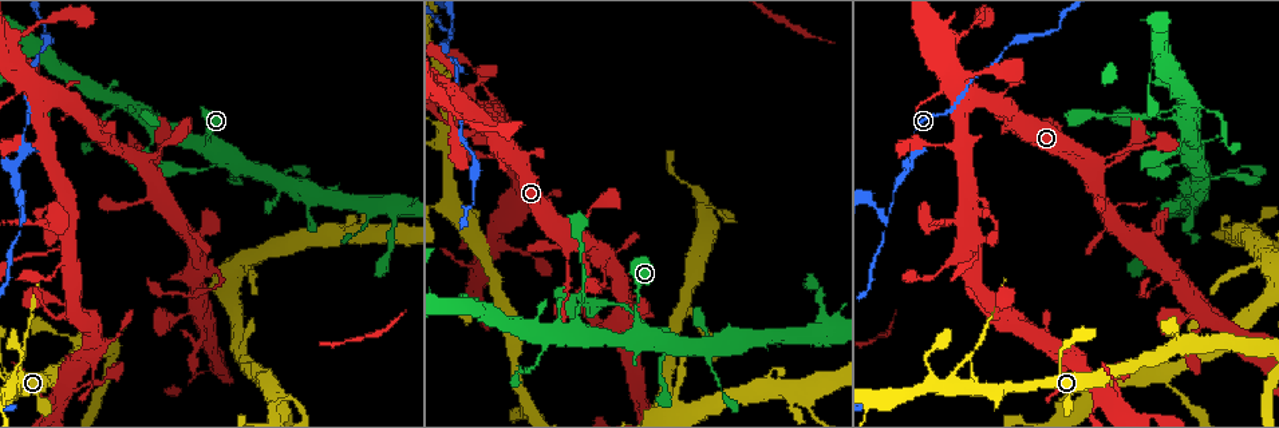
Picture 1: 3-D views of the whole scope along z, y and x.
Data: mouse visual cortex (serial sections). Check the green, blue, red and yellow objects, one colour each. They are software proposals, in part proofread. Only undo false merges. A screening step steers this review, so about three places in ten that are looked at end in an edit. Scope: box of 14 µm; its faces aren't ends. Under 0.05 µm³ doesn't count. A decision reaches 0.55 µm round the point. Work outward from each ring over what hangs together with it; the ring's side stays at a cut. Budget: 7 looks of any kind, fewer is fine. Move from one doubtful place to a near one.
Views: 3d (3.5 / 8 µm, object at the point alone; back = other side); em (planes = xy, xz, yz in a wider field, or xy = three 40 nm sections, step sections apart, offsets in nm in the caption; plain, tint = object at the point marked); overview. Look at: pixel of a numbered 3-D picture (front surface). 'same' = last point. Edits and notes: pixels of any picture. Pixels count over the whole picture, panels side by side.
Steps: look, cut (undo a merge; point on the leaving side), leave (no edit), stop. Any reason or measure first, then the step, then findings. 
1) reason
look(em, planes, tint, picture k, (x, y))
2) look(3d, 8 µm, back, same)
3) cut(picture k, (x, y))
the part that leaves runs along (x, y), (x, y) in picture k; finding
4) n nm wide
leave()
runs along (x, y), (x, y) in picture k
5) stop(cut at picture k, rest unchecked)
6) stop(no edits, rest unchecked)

four or more arms meet
look(3d, 3.5 µm, picture 1, (66, 205))

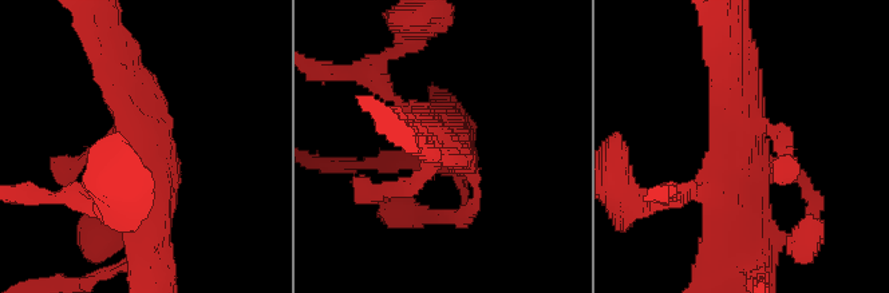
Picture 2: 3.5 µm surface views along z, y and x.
now the EM
look(em, xy, step 5, tint, picture 2, (743, 151))

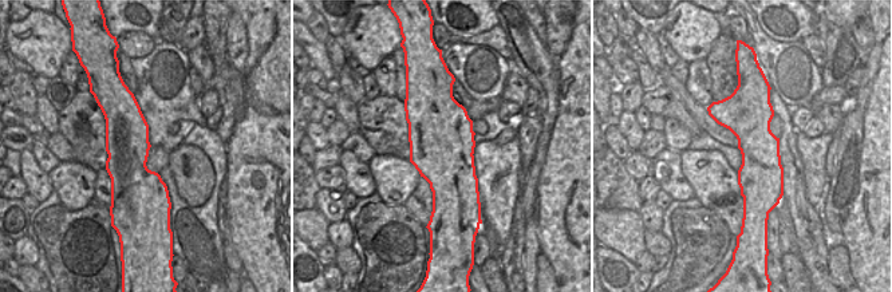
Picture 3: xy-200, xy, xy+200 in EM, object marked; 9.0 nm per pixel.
leave()
all the same cell

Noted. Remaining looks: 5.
look(3d, 3.5 µm, picture 1, (885, 222))

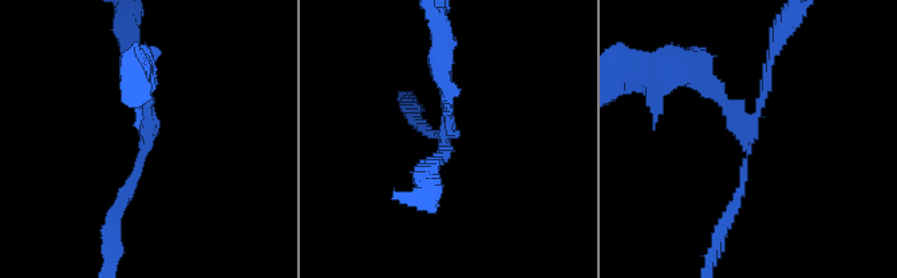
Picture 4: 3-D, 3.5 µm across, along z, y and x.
3 arms; arms of 150, 150, 200 nm
look(em, xy, step 5, tint, picture 4, (142, 129))

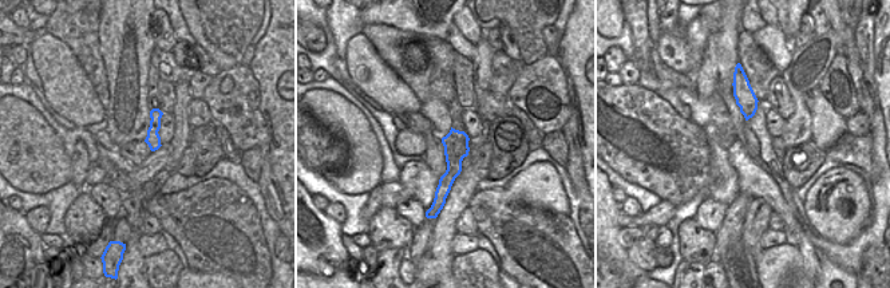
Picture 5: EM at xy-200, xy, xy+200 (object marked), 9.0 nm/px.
leave()
runs along (774, 47), (750, 130), (686, 76) in picture 4; continuous, no second cell

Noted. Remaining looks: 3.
thin arm on a thick one
look(3d, 8 µm, picture 1, (19, 368))

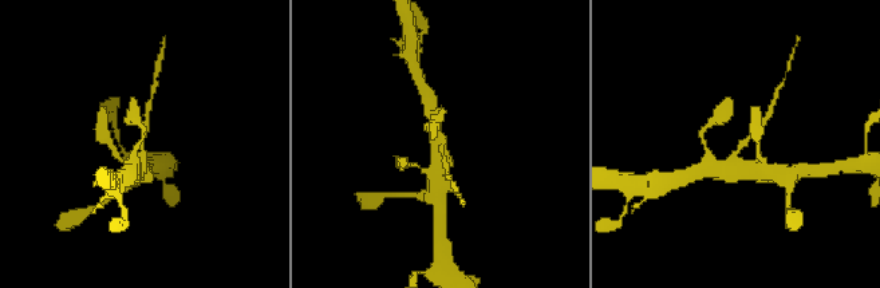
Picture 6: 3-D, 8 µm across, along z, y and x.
3 arms; arms of 200, 450, 500 nm; need the tissue
look(em, xy, step 1, tint, picture 6, (741, 146))

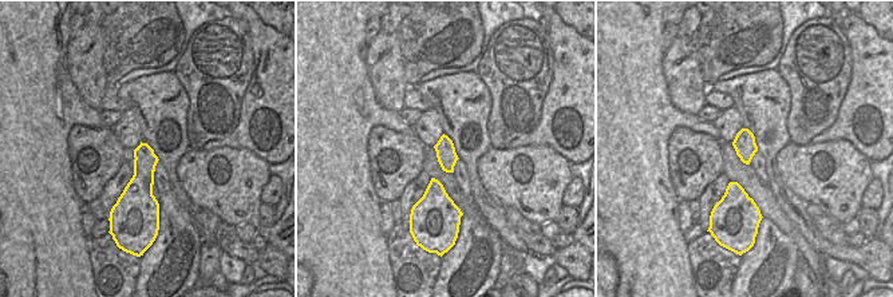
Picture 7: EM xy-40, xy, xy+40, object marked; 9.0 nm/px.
cut(picture 6, (768, 114))
border along (154, 154), (135, 159) in picture 7; a second cell is stuck on

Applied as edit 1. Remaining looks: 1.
stop(cut at picture 6, rest unchecked)

